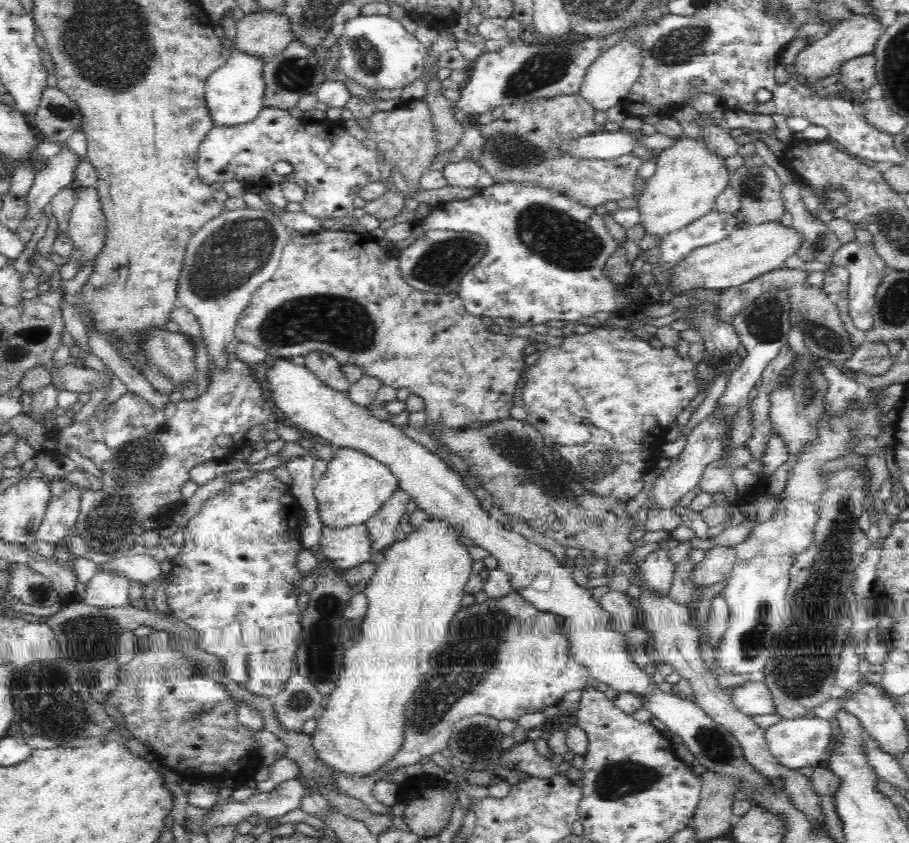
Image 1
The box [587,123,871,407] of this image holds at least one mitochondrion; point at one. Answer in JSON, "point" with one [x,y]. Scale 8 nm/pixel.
{"point":[765,320]}

